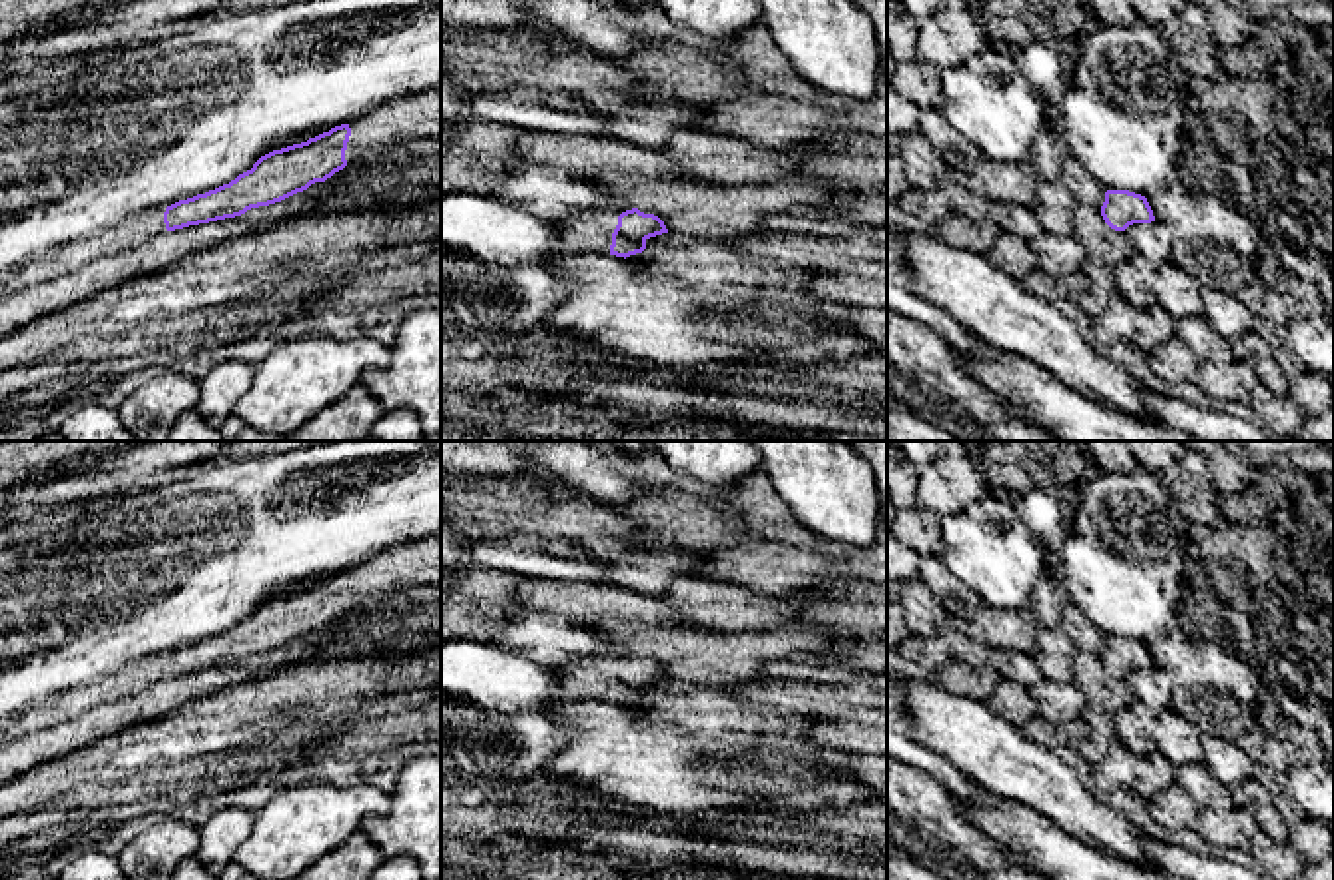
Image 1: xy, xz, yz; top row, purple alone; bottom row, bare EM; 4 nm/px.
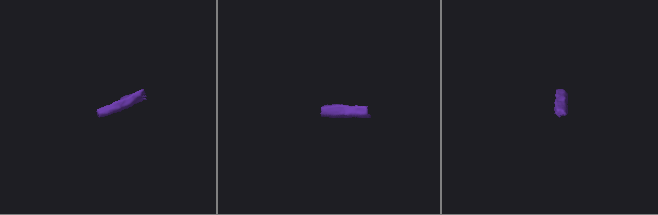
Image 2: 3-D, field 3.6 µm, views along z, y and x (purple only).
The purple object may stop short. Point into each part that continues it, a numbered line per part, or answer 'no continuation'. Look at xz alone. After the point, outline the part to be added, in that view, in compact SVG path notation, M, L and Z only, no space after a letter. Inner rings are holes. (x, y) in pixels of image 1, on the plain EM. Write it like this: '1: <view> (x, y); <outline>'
1: xz (583, 679); M600 655L574 659L554 666L564 702L610 700L618 662L626 657ZM626 655L632 657L632 655Z

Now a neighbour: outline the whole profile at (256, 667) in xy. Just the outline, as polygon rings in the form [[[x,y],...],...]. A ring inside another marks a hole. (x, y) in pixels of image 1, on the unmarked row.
[[[315,629],[281,649],[251,655],[235,664],[154,682],[136,694],[84,710],[46,728],[4,738],[0,740],[0,784],[126,728],[167,718],[183,706],[221,690],[273,676],[299,662],[315,660],[327,635],[325,629]]]

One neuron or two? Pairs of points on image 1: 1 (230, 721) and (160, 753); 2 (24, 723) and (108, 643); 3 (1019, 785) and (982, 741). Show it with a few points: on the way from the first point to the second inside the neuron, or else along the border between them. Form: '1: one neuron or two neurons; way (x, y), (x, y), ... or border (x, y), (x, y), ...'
1: one neuron; way (212, 725), (178, 739)
2: two neurons; border (30, 707), (20, 717)
3: one neuron; way (1007, 773), (988, 759), (988, 753)

